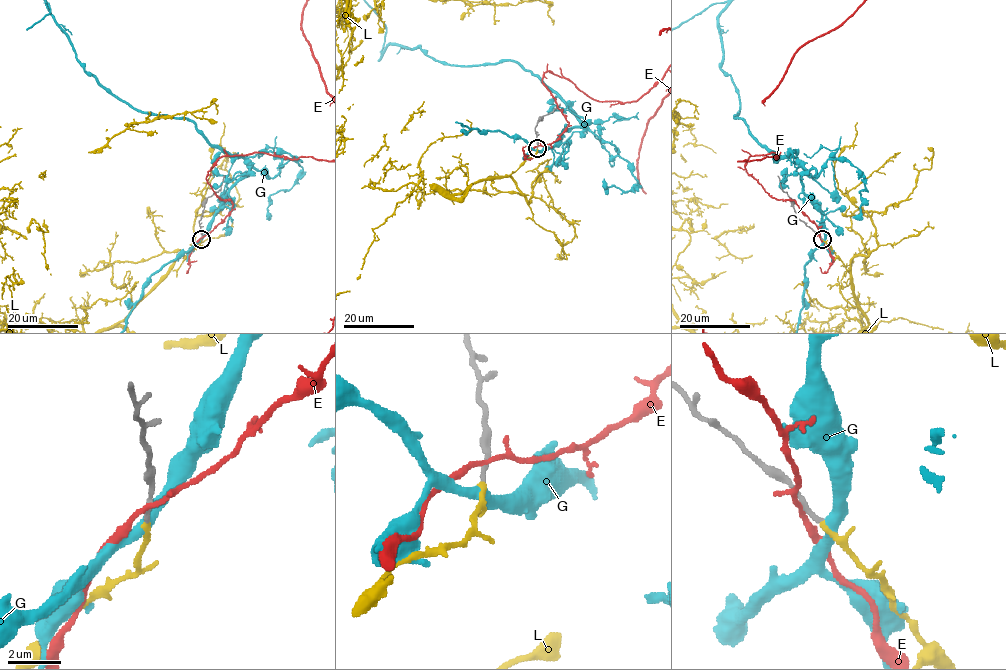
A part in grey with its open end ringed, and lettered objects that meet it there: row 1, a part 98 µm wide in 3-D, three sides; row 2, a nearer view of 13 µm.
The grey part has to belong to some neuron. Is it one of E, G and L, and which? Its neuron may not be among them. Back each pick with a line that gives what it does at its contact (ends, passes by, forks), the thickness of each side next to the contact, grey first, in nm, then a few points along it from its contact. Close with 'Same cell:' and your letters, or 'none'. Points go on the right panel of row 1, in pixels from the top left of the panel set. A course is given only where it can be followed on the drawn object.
L: It passes by. Thickness 170 nm (grey) against 130 nm
Same cell: L

